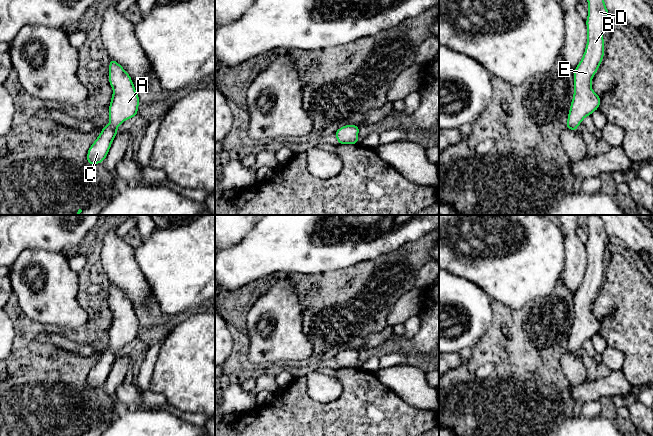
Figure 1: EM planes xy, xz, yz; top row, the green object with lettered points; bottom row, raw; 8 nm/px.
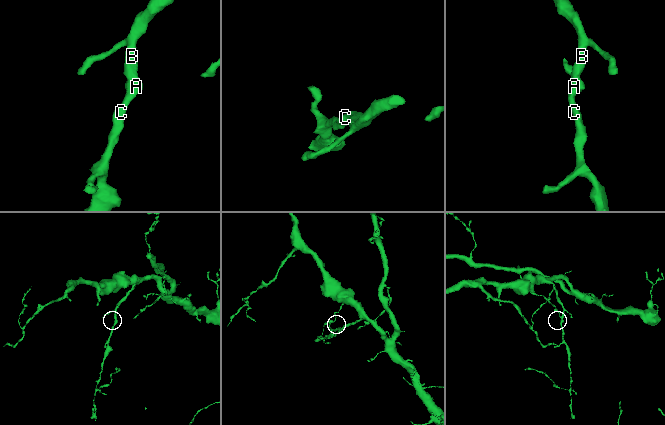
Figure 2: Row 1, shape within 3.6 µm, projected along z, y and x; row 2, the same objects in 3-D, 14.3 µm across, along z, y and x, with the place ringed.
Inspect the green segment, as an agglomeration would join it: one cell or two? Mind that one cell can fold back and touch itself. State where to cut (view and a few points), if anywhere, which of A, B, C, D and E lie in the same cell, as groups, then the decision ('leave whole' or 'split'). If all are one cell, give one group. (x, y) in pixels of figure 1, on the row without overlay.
no cut | A B C D E | leave whole

